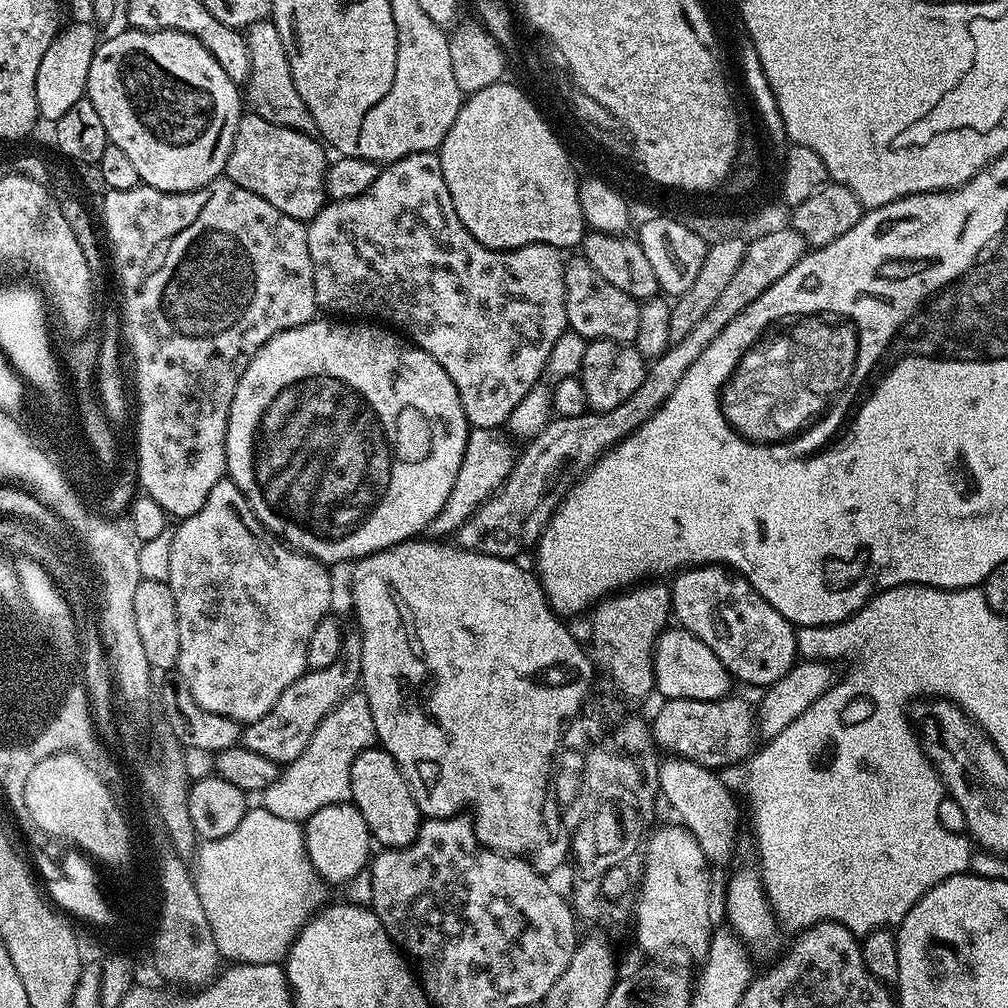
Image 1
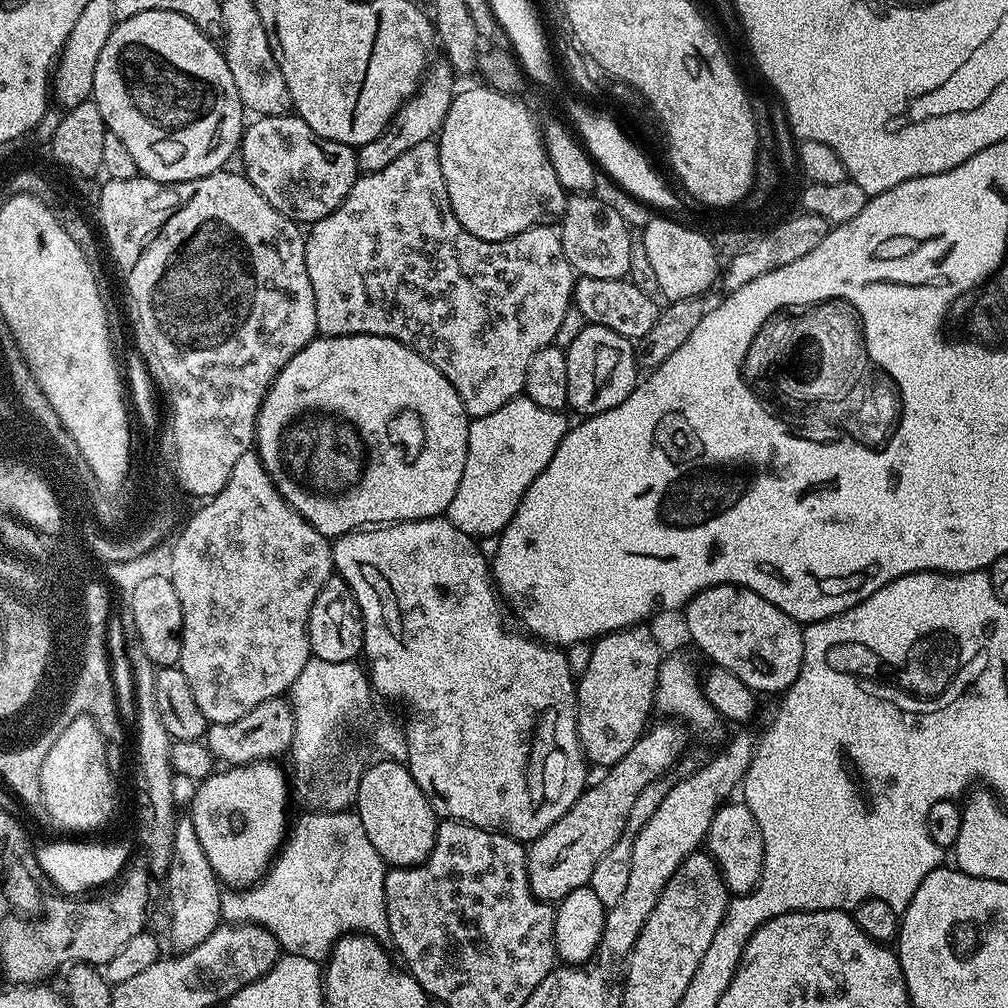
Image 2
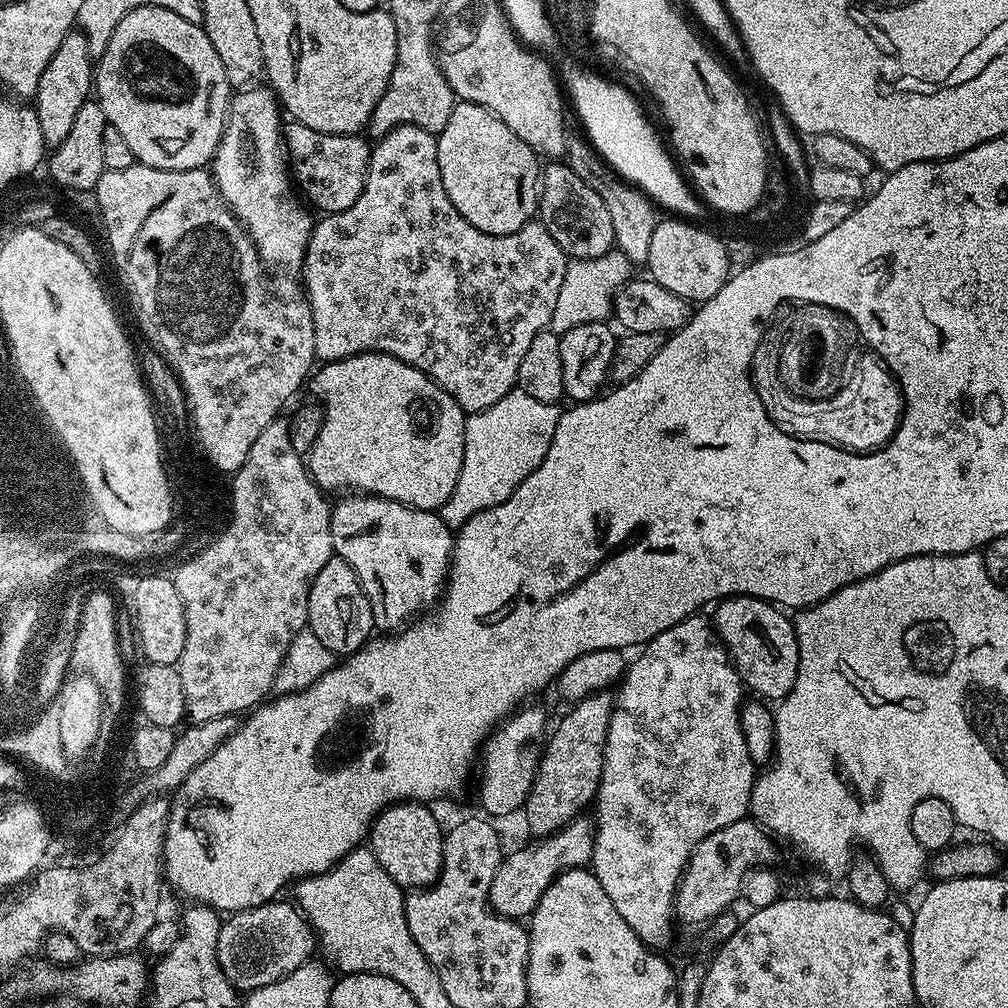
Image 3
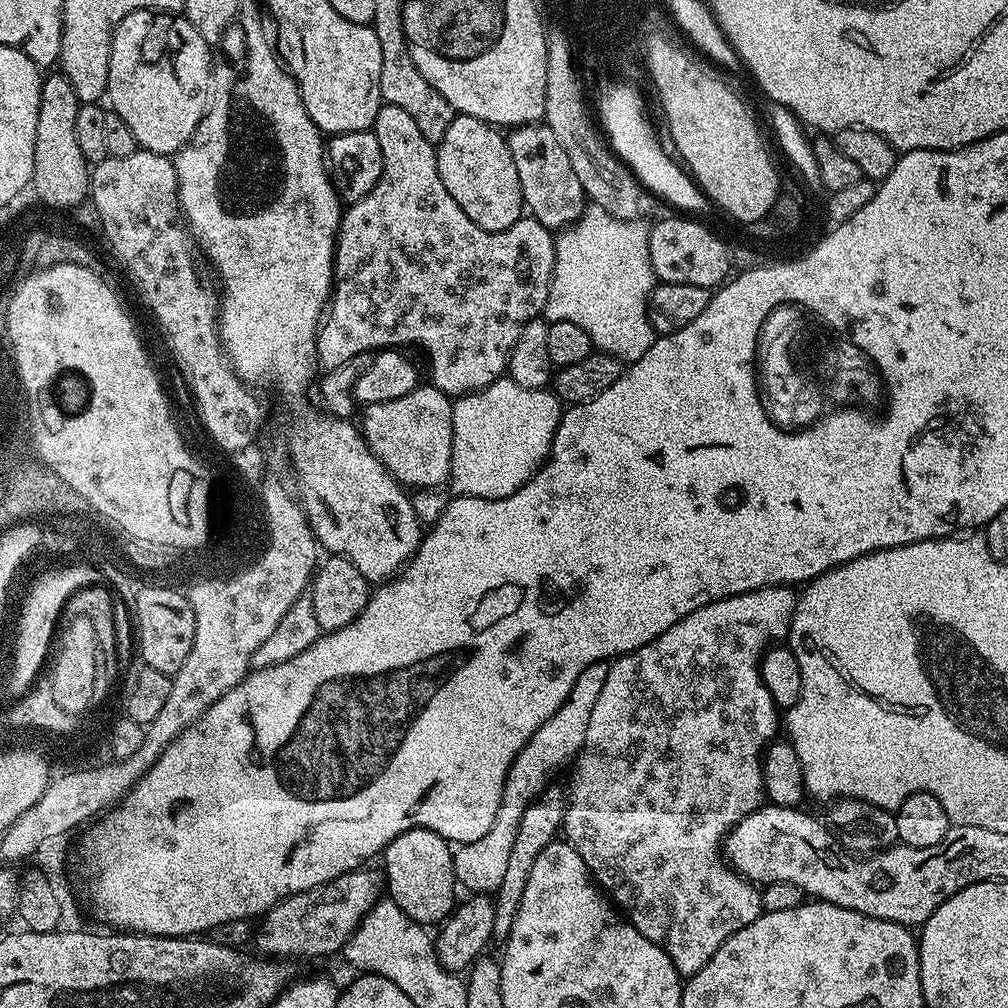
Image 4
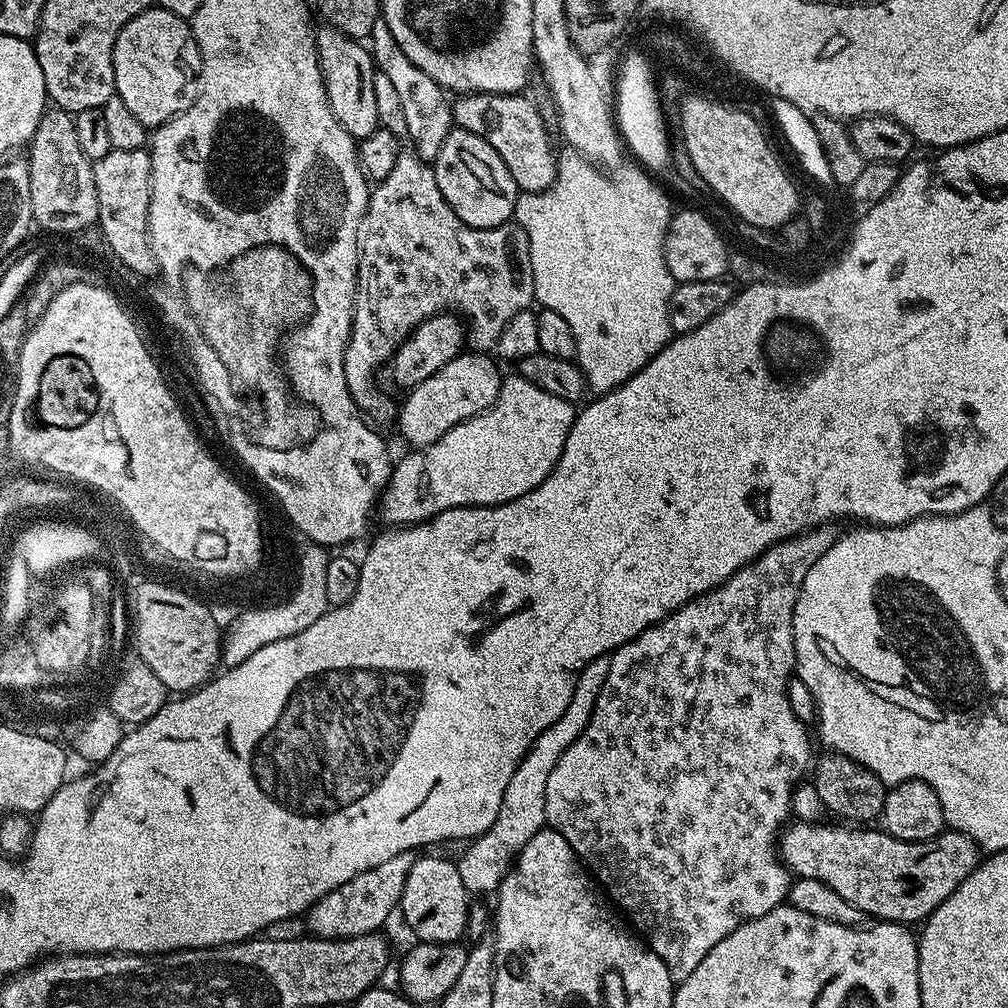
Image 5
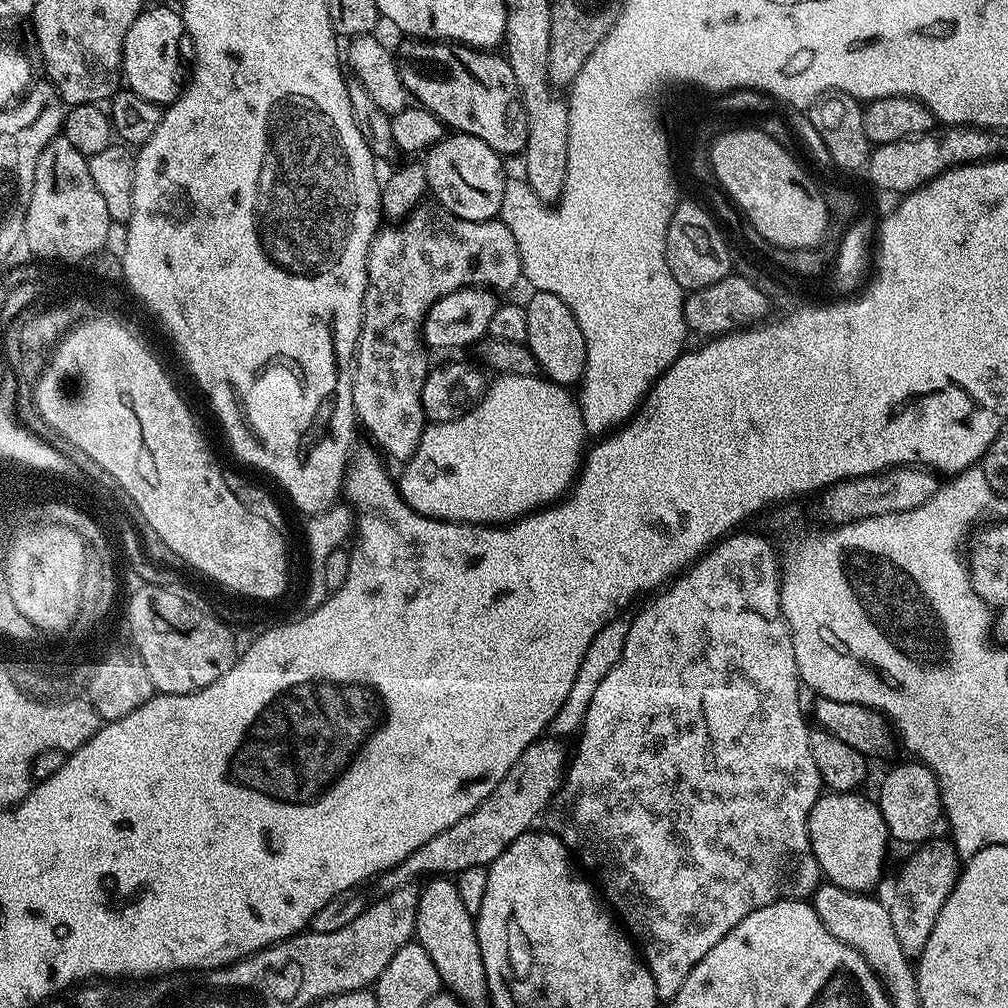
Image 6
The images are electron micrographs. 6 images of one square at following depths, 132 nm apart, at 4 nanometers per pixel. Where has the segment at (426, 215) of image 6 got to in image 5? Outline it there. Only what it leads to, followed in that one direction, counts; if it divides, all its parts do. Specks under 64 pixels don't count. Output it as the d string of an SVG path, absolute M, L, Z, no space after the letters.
M401 154L396 160L394 170L390 170L390 174L386 174L386 178L379 181L371 189L368 197L368 209L362 218L362 226L358 226L358 250L360 251L360 257L358 258L358 270L356 271L356 301L352 303L352 334L348 337L348 345L344 351L344 373L346 374L346 386L350 390L352 401L356 403L357 409L365 417L375 421L377 425L384 424L387 420L395 421L398 416L398 404L397 401L392 401L386 393L380 392L379 386L376 385L376 371L384 363L385 367L395 357L400 345L408 339L408 335L423 320L436 316L445 310L456 310L459 304L480 304L480 332L484 335L484 340L488 343L488 346L492 346L495 345L496 340L502 334L502 330L510 322L510 318L514 318L514 314L519 312L529 311L536 299L534 270L530 262L530 242L523 226L515 222L509 222L497 228L475 228L466 222L462 222L462 218L458 218L458 214L454 214L450 202L446 202L446 198L442 198L442 190L438 190L435 167L429 166L422 157L415 154L409 154L409 156L408 154Z

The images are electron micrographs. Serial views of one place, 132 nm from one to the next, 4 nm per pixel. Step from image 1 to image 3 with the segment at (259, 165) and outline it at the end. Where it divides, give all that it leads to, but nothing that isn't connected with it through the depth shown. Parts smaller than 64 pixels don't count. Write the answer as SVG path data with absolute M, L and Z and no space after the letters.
M295 122L289 125L289 128L287 125L283 129L284 147L288 150L288 163L295 187L302 193L303 199L313 209L321 208L319 211L324 214L341 212L354 206L368 177L368 163L372 157L369 141L360 134L322 134L318 130L310 130L310 126Z

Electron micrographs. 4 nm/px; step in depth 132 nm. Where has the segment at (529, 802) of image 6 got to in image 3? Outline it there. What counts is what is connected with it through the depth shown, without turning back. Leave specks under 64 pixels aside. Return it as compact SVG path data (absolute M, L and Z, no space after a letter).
M277 898L262 906L254 906L241 912L231 913L220 925L216 957L220 963L220 969L224 971L226 978L237 990L251 990L270 986L281 980L286 974L298 970L303 964L307 964L313 959L312 951L315 953L317 948L316 933L312 931L312 926L304 917L303 912L296 907L295 903L288 901L287 904L284 898Z

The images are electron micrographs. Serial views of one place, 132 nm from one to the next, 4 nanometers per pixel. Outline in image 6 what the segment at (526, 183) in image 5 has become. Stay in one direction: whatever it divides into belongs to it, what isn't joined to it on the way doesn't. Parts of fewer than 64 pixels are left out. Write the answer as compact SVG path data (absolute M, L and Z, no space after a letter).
M408 38L403 41L405 44L401 46L400 52L398 48L398 60L400 66L400 77L402 82L408 88L409 93L413 97L416 96L421 105L429 108L437 118L444 123L453 133L473 136L482 142L486 142L486 146L490 146L495 152L499 152L501 157L509 158L515 154L523 153L526 142L528 141L528 123L524 120L524 103L520 101L520 91L518 90L518 82L514 78L514 70L510 70L507 59L503 55L495 56L497 53L492 50L477 50L474 48L465 48L463 44L453 44L451 42L433 42L431 40L422 40L419 38Z

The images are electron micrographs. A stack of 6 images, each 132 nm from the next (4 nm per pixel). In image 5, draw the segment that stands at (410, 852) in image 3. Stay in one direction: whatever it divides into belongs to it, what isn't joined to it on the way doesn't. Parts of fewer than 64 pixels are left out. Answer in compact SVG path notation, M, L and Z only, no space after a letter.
M420 854L413 859L410 874L406 874L399 915L404 915L405 926L416 935L417 941L426 944L457 943L468 926L470 893L466 886L462 886L462 878L451 859L448 861L444 856L424 855L428 854Z

